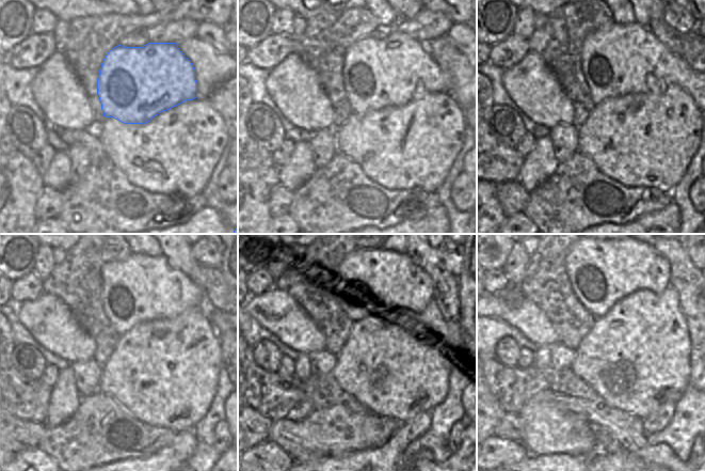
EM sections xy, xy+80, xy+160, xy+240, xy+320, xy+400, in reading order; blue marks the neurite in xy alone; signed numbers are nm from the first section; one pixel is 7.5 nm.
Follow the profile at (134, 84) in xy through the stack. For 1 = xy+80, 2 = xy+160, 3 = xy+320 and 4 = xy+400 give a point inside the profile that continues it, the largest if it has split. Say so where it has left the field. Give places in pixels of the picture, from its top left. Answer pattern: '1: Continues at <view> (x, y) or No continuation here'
1: Continues at xy+80 (378, 73)
2: Continues at xy+160 (622, 59)
3: Continues at xy+320 (366, 282)
4: Continues at xy+400 (602, 271).

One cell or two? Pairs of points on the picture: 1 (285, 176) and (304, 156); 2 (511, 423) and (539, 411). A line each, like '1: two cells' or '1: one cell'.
1: one cell
2: two cells

